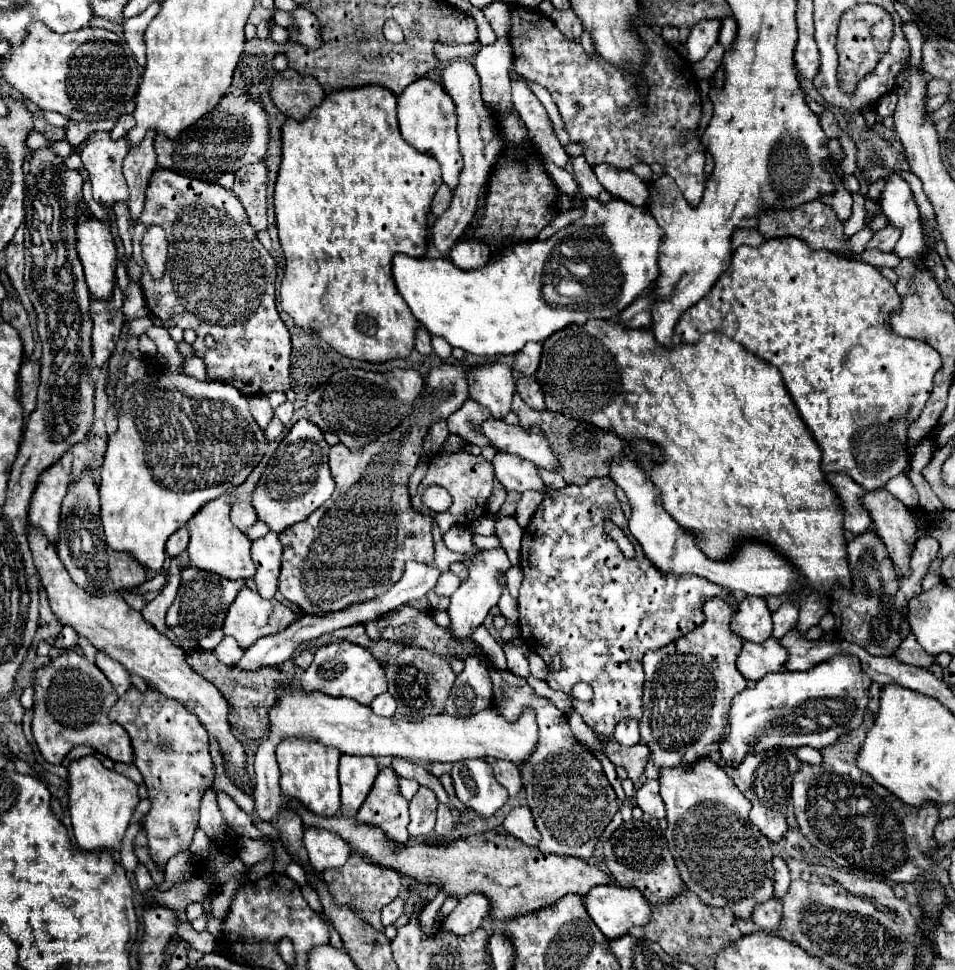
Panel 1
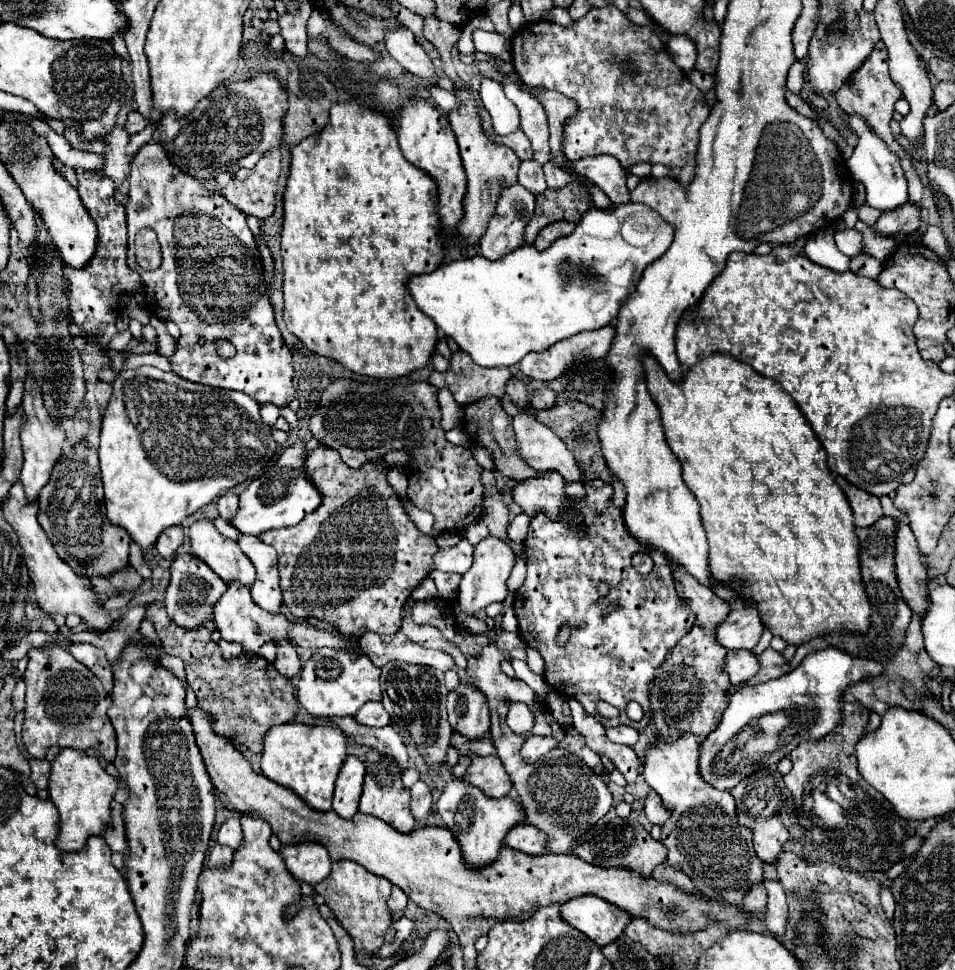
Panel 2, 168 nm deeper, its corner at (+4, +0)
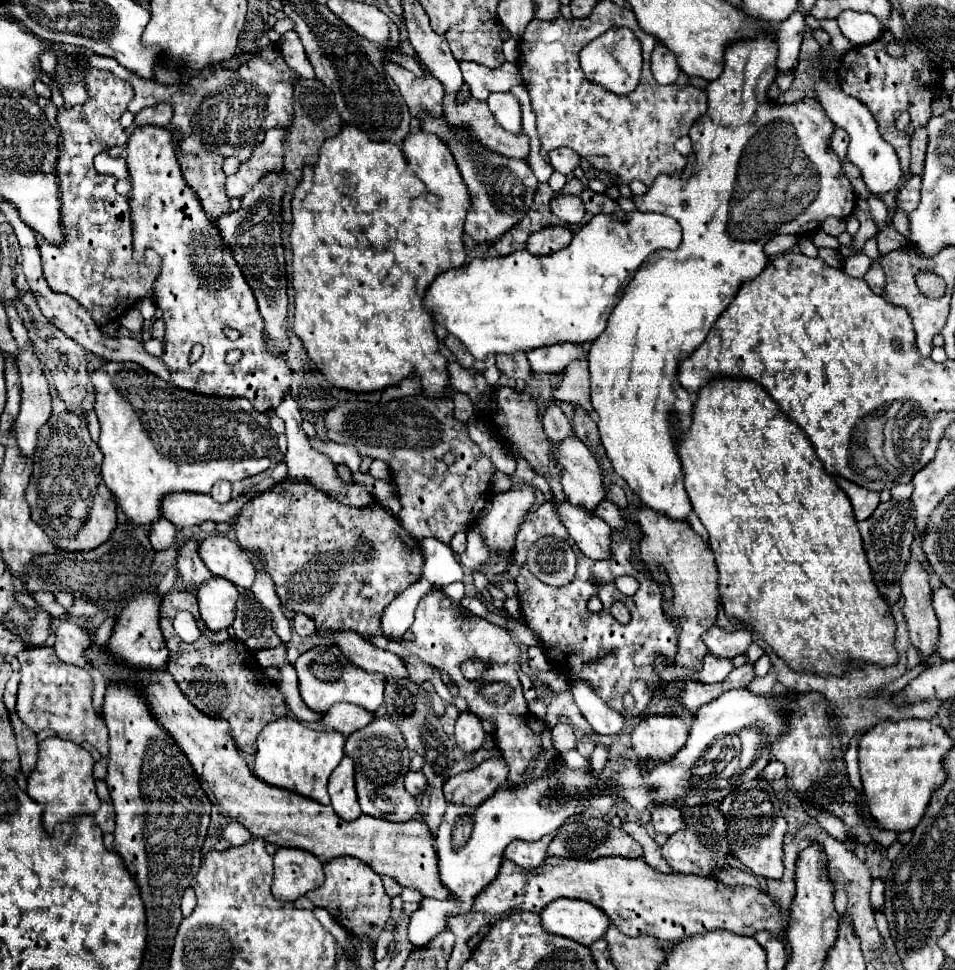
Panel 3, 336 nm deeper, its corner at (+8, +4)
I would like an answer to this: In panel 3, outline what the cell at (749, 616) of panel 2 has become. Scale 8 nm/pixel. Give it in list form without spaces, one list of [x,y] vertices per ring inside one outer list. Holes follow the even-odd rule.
[[[712,626],[710,630],[706,630],[702,640],[708,646],[710,654],[718,658],[736,658],[738,654],[744,654],[752,644],[752,636],[748,630],[724,632],[718,626]]]

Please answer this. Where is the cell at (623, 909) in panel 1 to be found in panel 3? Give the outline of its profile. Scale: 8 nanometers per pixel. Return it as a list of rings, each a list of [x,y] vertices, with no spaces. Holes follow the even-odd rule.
[[[568,898],[550,902],[548,908],[540,912],[540,920],[546,932],[576,940],[584,946],[590,946],[592,940],[602,938],[610,926],[600,908],[592,908],[592,904],[584,900]]]

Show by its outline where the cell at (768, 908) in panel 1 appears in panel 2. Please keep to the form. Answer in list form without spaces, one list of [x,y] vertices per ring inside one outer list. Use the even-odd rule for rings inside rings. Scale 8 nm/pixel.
[[[756,884],[752,892],[744,898],[744,910],[750,914],[762,914],[766,910],[766,888],[762,884]]]

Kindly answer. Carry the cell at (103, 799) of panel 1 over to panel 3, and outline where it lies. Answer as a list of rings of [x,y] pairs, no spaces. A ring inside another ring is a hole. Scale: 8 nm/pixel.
[[[46,738],[38,746],[38,760],[32,772],[28,774],[28,786],[26,794],[44,806],[42,812],[42,826],[50,834],[52,828],[58,822],[66,822],[82,812],[94,814],[98,808],[98,796],[96,796],[96,786],[94,786],[94,776],[92,776],[92,766],[94,760],[90,752],[86,752],[82,746],[72,744],[70,740],[62,738]]]

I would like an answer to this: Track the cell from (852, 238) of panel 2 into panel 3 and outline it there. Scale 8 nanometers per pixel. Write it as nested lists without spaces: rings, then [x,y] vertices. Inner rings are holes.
[[[818,230],[814,236],[812,236],[812,242],[818,246],[818,248],[838,248],[840,242],[834,238],[834,236],[828,236],[824,230]]]

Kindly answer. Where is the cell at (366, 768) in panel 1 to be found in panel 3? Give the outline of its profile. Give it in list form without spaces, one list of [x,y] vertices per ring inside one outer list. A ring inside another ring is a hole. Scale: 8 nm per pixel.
[[[344,756],[338,768],[330,774],[328,794],[332,798],[334,812],[342,820],[352,822],[362,814],[356,798],[356,788],[354,788],[354,762],[348,756]]]

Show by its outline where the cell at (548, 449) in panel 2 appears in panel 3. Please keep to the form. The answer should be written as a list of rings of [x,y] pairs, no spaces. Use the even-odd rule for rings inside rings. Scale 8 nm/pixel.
[[[568,438],[554,446],[554,456],[562,468],[560,478],[568,500],[594,514],[596,506],[606,498],[604,472],[596,456],[578,438]]]

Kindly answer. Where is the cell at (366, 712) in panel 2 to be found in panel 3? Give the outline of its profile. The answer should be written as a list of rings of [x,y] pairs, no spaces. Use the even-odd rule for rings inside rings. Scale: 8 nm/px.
[[[334,704],[322,714],[324,730],[342,732],[344,736],[350,736],[352,732],[364,728],[364,724],[370,724],[374,720],[374,714],[364,712],[364,708],[356,708],[356,704]]]

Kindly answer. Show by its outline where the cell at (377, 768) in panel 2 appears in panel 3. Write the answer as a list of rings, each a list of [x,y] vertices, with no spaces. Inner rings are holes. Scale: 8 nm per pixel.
[[[374,718],[372,724],[360,728],[358,732],[346,738],[344,746],[346,756],[354,760],[356,770],[356,792],[360,808],[366,816],[390,820],[390,822],[408,822],[418,812],[414,796],[404,788],[404,776],[410,770],[410,754],[402,738],[400,728],[386,718]],[[392,800],[396,806],[382,806],[378,802]]]

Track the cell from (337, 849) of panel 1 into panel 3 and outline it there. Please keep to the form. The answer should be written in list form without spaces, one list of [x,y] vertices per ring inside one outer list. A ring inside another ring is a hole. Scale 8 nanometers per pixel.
[[[278,848],[274,854],[272,896],[282,902],[294,902],[324,882],[322,862],[300,848]]]

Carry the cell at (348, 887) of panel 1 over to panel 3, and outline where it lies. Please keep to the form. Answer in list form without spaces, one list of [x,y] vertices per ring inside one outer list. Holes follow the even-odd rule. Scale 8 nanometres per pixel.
[[[334,858],[324,864],[326,880],[318,890],[308,892],[308,898],[314,906],[320,906],[330,912],[330,916],[340,922],[350,934],[368,936],[376,940],[376,936],[384,930],[386,920],[390,918],[390,896],[386,896],[380,876],[356,858]]]

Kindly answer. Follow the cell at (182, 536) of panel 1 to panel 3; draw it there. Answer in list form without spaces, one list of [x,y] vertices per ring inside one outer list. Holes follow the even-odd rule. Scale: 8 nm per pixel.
[[[160,518],[160,520],[156,520],[152,524],[152,528],[150,528],[150,542],[152,542],[152,548],[156,552],[170,548],[174,544],[174,540],[176,540],[176,526],[172,522]]]

